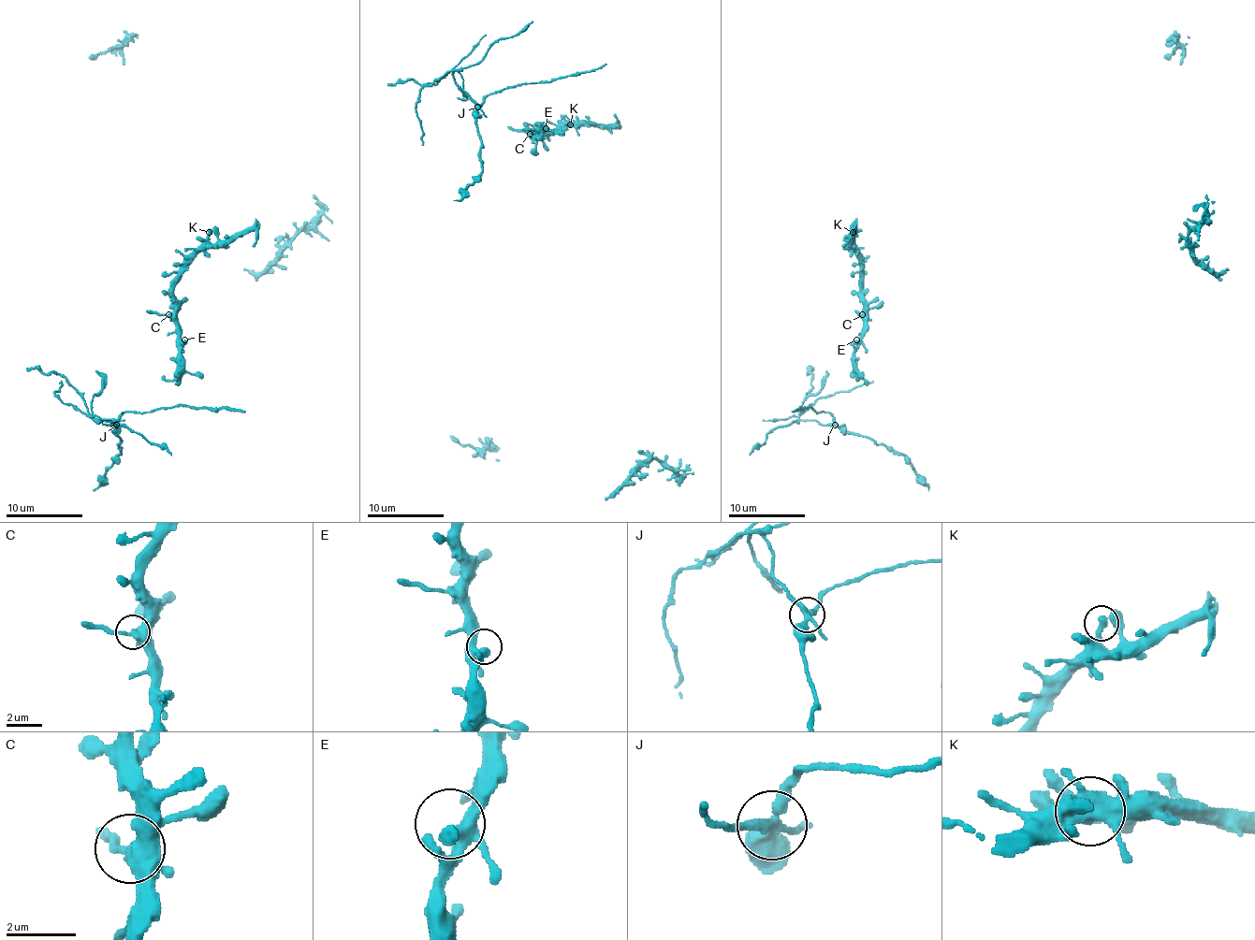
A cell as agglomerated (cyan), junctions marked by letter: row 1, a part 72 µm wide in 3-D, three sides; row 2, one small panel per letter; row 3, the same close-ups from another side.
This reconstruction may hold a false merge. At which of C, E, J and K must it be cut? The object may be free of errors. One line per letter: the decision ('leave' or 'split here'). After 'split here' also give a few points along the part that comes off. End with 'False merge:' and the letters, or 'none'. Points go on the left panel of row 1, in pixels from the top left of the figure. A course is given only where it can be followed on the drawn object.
C: leave
E: leave
J: split here; foreign part runs (117, 424), (104, 424), (102, 420), (64, 403), (53, 393), (60, 389), (62, 380)
K: leave
False merge: J

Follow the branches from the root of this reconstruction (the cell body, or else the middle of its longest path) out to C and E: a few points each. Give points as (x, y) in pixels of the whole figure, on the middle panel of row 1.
C: (568, 126), (551, 132), (537, 132), (533, 134), (535, 136), (530, 134)
E: (568, 126), (533, 134), (537, 136), (546, 128)

